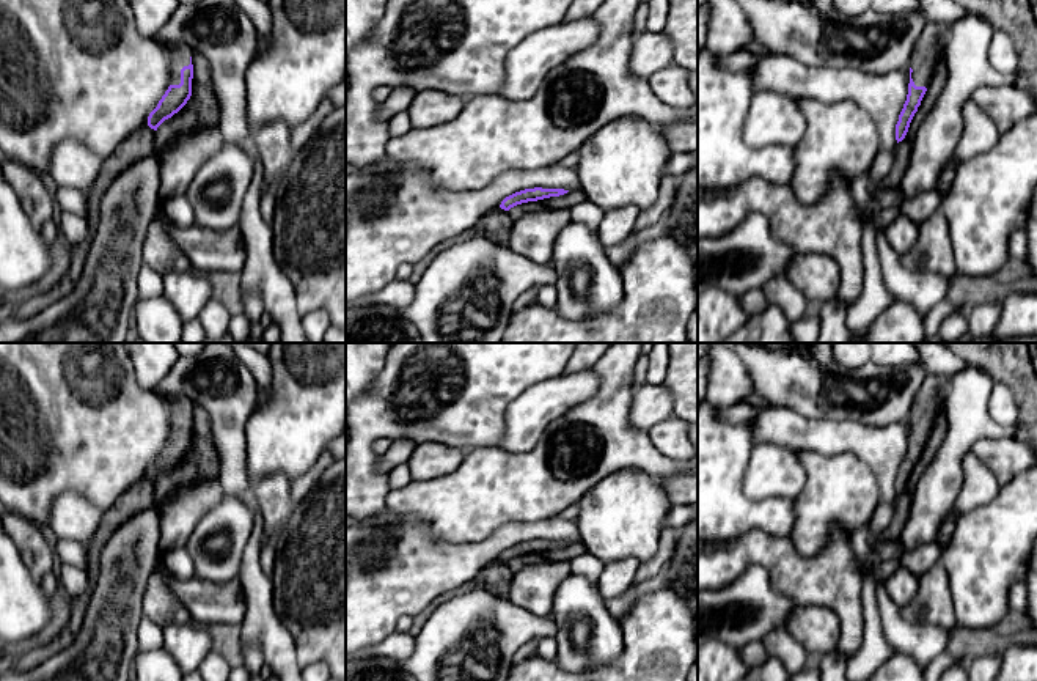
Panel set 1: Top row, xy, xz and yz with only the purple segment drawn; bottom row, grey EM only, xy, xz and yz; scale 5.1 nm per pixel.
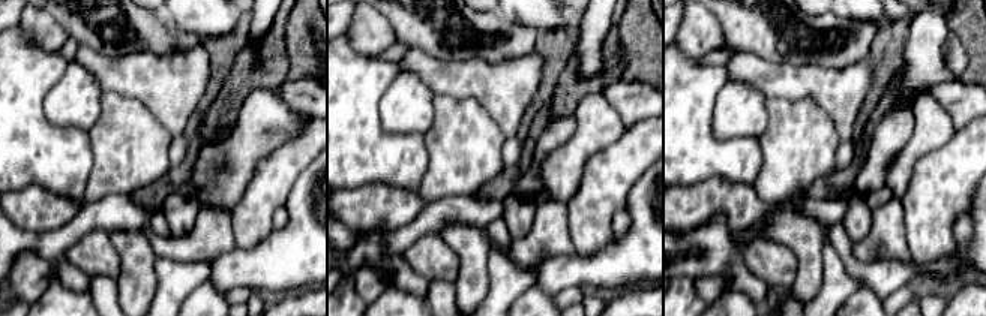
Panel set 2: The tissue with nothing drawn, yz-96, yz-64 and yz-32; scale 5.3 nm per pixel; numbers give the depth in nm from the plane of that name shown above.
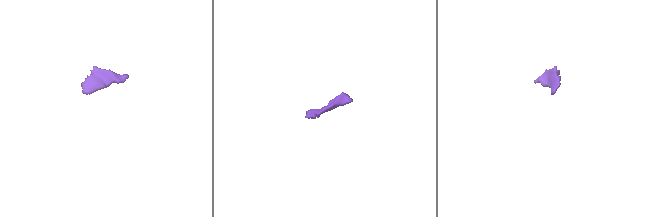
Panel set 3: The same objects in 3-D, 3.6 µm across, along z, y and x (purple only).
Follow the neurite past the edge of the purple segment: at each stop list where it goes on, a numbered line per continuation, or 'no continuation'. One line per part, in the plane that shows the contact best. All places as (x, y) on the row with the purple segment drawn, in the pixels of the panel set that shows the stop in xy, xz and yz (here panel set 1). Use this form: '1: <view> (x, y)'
1: xy (179, 55)

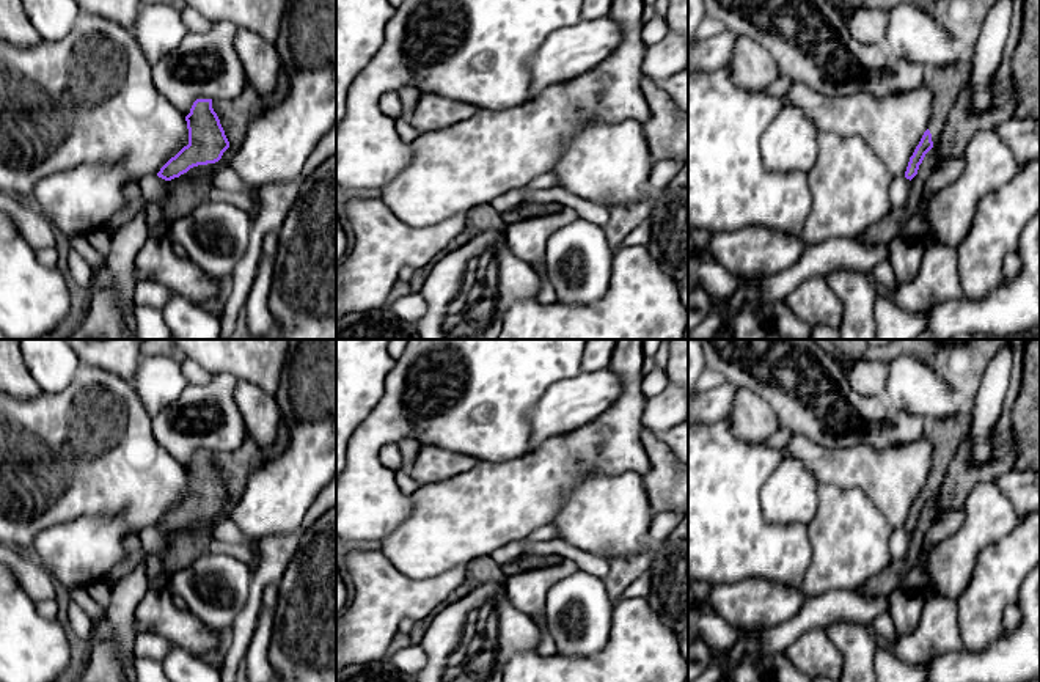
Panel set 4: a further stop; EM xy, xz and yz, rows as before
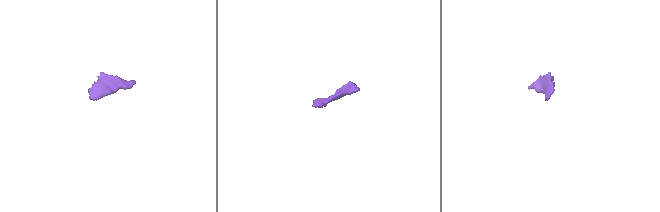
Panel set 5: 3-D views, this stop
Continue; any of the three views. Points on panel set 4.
1: yz (946, 84)

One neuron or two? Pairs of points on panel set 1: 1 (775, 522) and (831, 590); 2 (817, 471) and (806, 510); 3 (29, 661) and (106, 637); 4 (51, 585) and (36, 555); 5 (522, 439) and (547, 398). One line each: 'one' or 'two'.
1: two
2: one
3: two
4: two
5: one

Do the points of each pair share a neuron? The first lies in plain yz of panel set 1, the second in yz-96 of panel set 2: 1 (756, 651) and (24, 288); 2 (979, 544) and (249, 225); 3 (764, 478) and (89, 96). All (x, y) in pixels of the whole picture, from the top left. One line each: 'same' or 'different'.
1: same
2: same
3: same

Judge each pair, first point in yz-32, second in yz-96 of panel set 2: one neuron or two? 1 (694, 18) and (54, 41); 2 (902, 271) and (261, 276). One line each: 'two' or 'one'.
1: one
2: one

